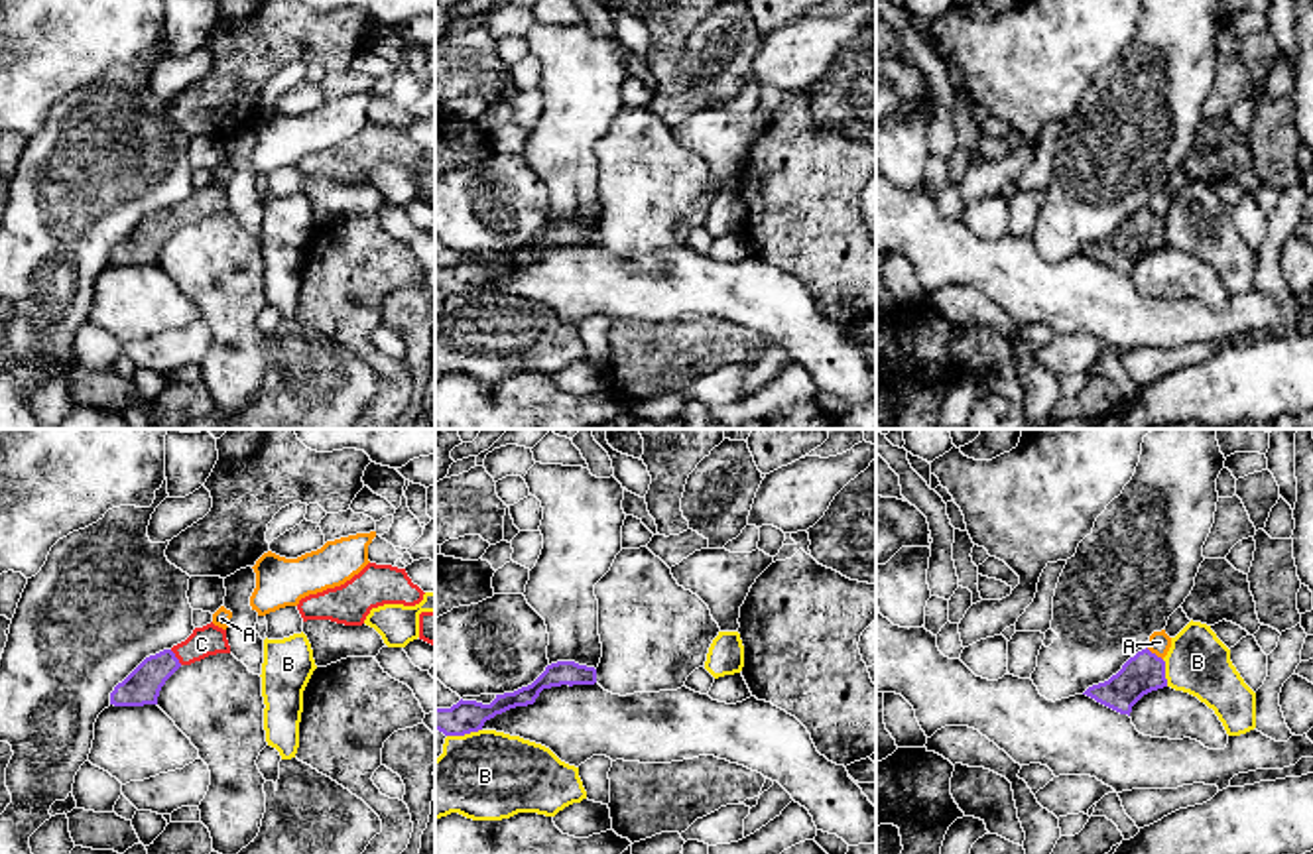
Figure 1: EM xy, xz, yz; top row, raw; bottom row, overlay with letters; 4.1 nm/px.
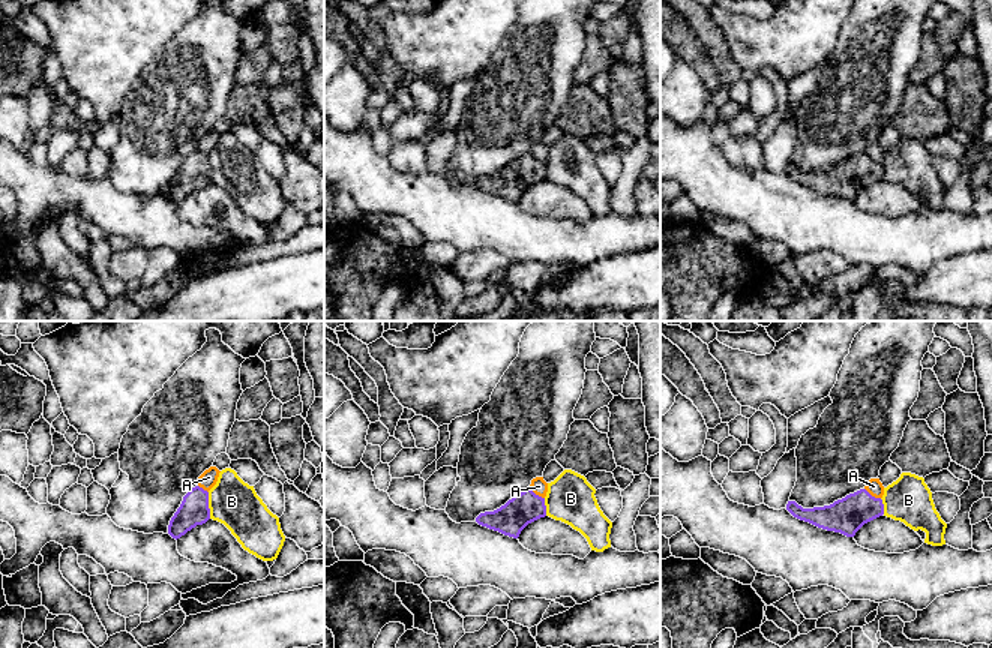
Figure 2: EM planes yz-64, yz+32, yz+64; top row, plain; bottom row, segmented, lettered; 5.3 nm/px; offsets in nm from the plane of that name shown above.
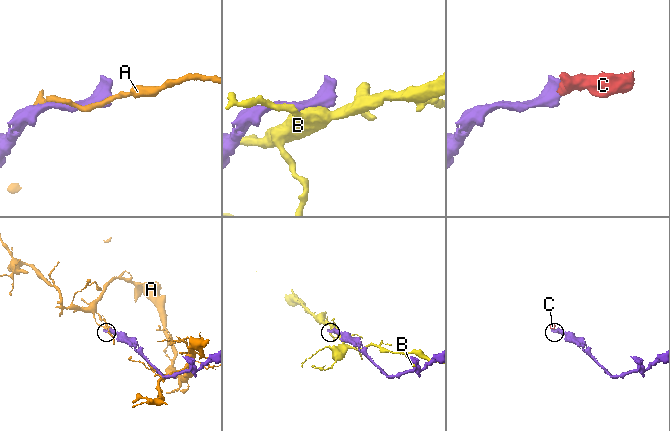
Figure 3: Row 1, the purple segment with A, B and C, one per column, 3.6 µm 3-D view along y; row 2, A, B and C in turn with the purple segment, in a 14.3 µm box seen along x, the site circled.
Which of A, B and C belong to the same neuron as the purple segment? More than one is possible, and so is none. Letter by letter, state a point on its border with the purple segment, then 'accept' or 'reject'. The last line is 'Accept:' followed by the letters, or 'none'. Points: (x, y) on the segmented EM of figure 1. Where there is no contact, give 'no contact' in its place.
A: meets purple in yz at (1154, 654); reject
B: meets purple in yz at (1164, 673); reject
C: meets purple in xy at (176, 658); accept
Accept: C

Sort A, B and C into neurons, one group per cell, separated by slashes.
A / B / C

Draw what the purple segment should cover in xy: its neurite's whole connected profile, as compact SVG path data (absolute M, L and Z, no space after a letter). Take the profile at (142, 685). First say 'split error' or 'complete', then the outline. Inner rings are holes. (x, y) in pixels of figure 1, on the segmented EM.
split error; M213 622L203 628L195 628L185 641L146 657L122 683L114 687L110 693L110 704L157 704L161 687L181 665L191 665L217 653L230 653L226 630Z

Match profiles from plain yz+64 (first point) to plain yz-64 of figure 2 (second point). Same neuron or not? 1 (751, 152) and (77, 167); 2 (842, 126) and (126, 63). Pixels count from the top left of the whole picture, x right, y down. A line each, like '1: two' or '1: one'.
1: one
2: two

